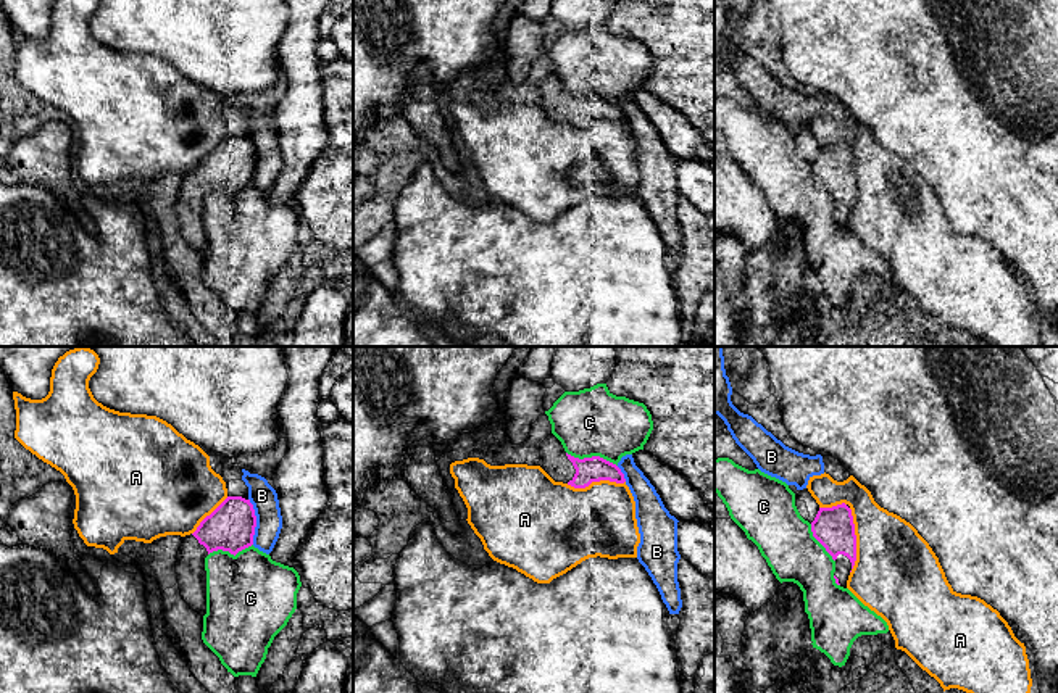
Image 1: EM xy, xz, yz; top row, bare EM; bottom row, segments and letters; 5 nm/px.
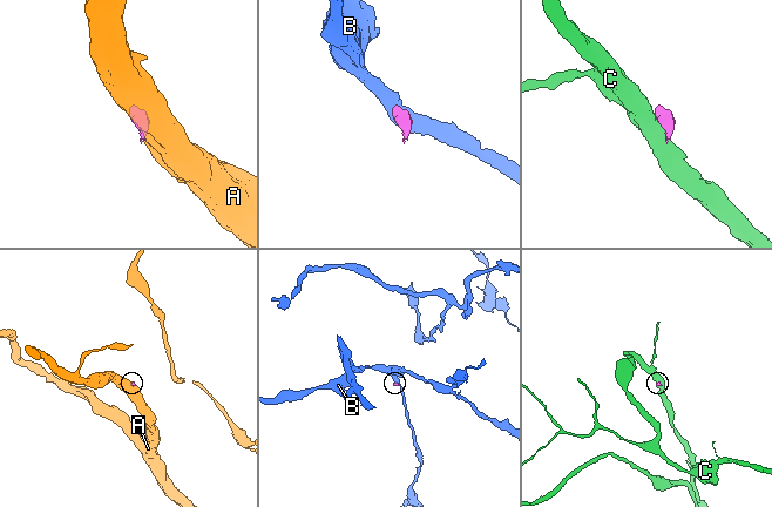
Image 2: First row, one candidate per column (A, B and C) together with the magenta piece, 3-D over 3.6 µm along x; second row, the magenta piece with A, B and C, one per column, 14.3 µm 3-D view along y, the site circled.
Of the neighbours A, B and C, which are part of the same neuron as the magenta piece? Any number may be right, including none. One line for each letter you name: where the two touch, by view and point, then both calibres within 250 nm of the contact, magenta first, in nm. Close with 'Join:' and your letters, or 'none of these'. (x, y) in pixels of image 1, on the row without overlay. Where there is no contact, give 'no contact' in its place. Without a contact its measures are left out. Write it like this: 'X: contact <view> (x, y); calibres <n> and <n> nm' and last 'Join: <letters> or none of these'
Join: none of these

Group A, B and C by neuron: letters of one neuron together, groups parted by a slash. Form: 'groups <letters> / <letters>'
groups A / B / C

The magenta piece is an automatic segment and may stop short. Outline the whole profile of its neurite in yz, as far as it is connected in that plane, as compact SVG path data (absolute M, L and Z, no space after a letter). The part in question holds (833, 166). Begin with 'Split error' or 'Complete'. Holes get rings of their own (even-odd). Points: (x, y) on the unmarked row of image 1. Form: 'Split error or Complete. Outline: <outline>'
Split error. Outline: M845 142L819 147L811 161L811 171L835 200L835 222L847 227L848 214L856 200L856 174L852 148Z

